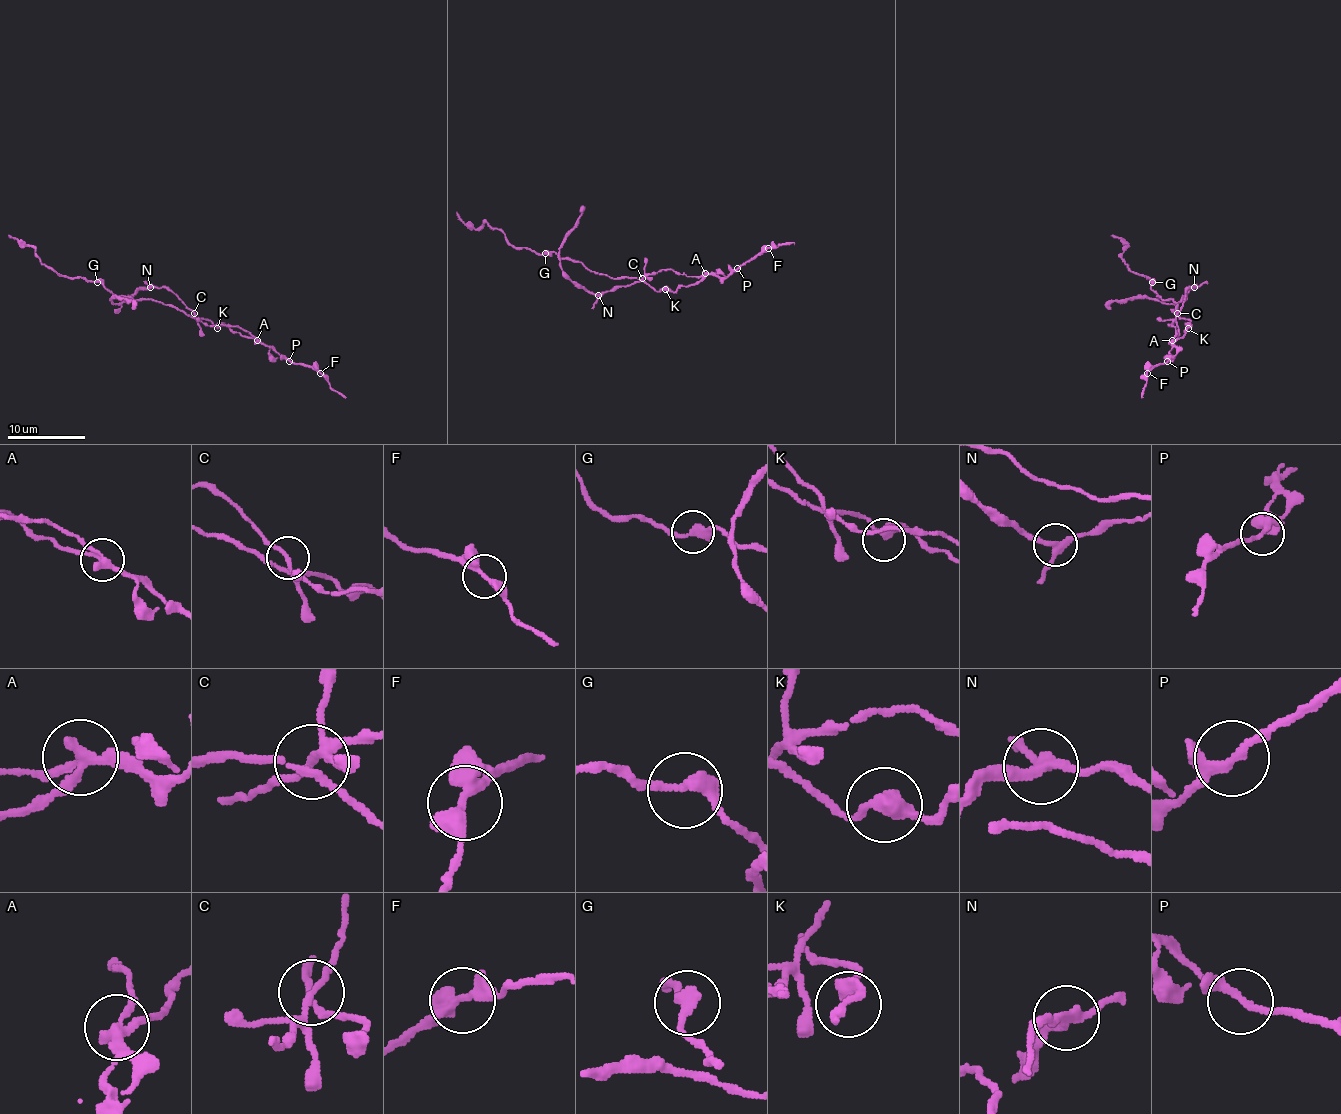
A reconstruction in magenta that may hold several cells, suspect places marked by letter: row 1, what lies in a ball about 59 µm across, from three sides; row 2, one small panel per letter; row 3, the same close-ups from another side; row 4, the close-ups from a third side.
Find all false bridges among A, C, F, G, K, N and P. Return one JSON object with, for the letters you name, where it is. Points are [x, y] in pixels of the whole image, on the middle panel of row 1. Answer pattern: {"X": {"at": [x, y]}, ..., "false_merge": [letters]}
{"N": {"at": [598, 295]}, "false_merge": ["N"]}

